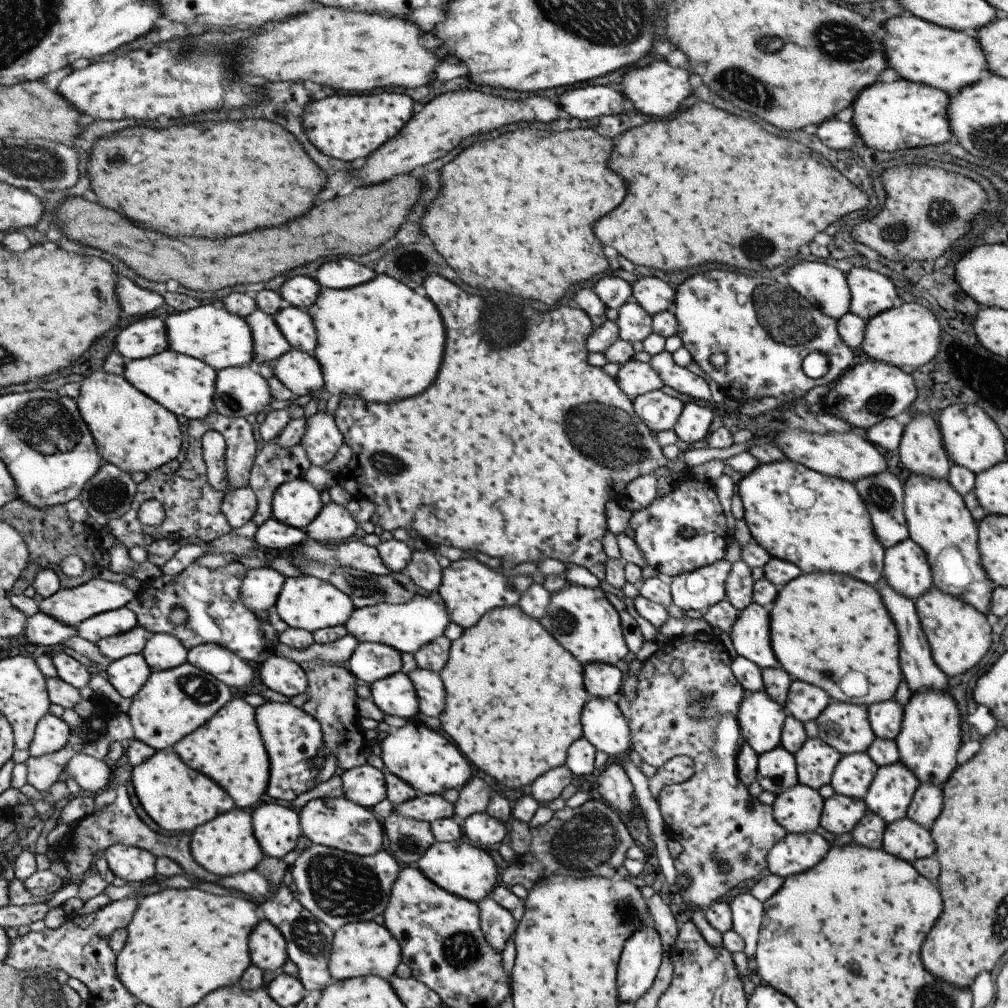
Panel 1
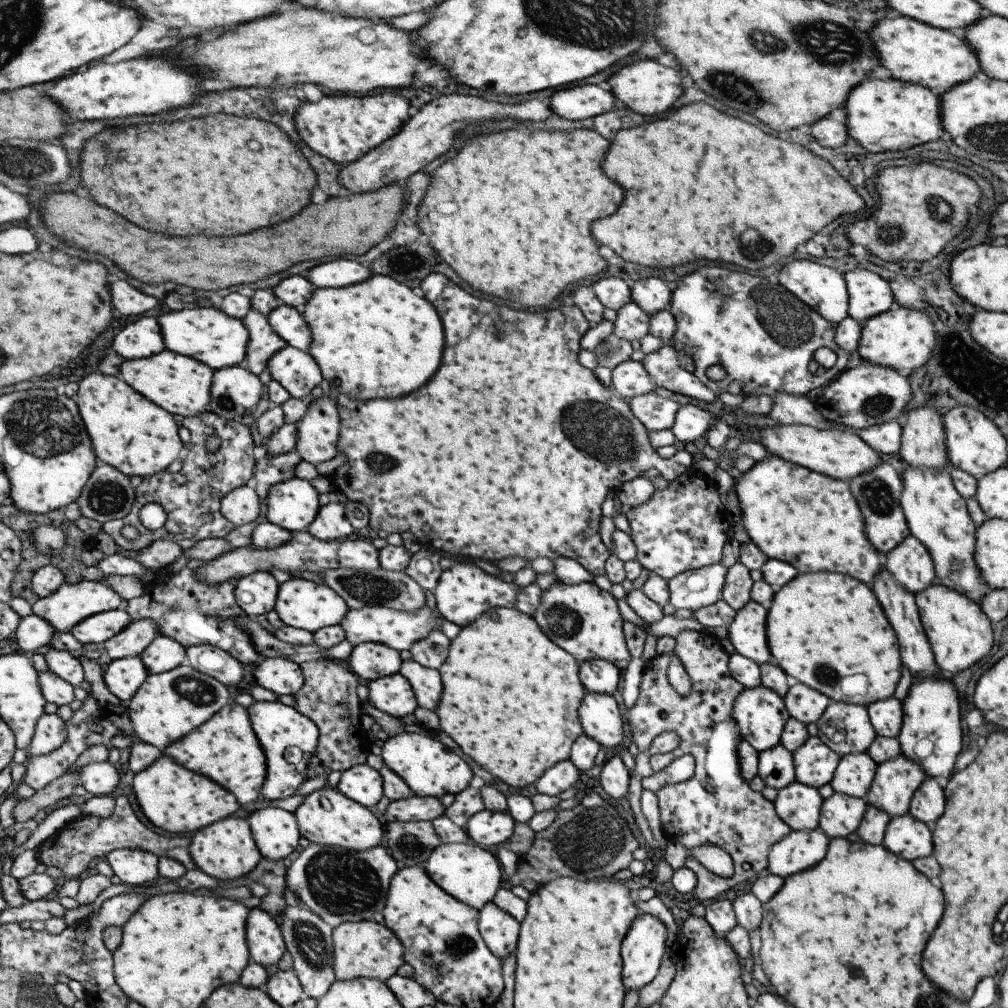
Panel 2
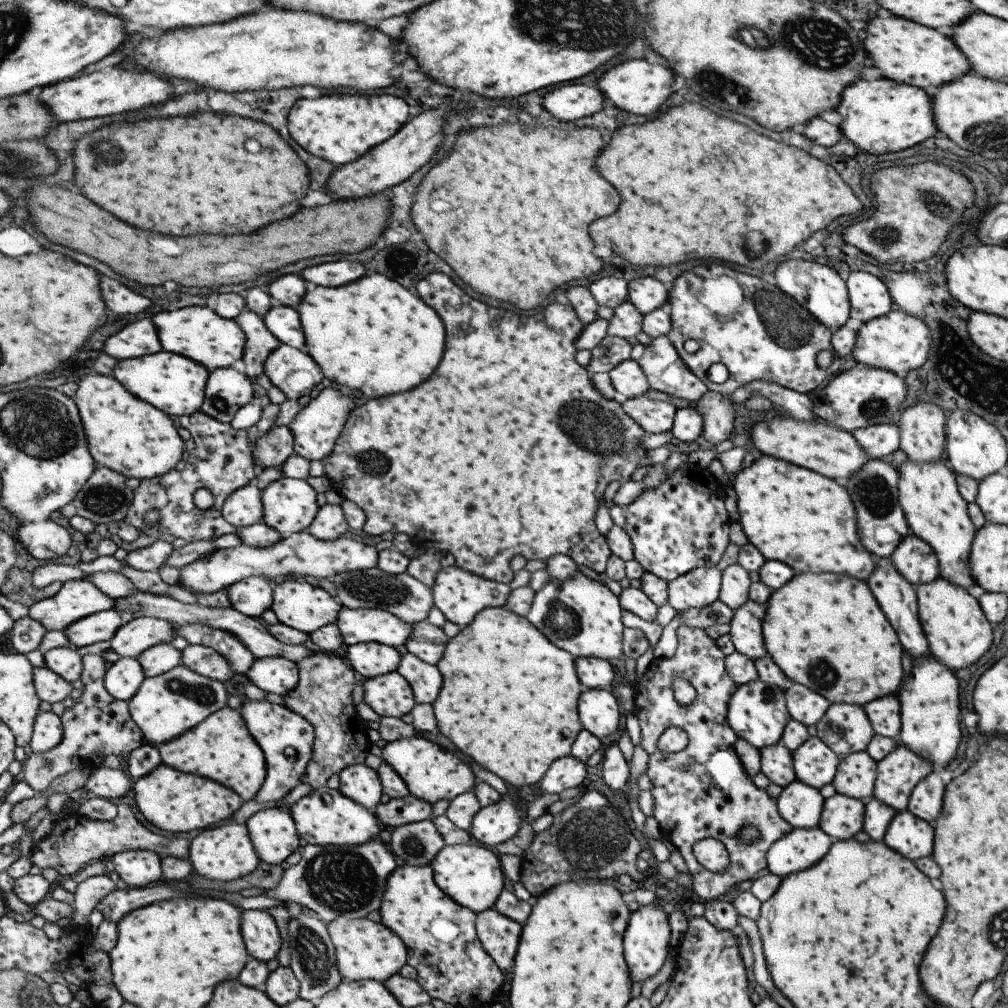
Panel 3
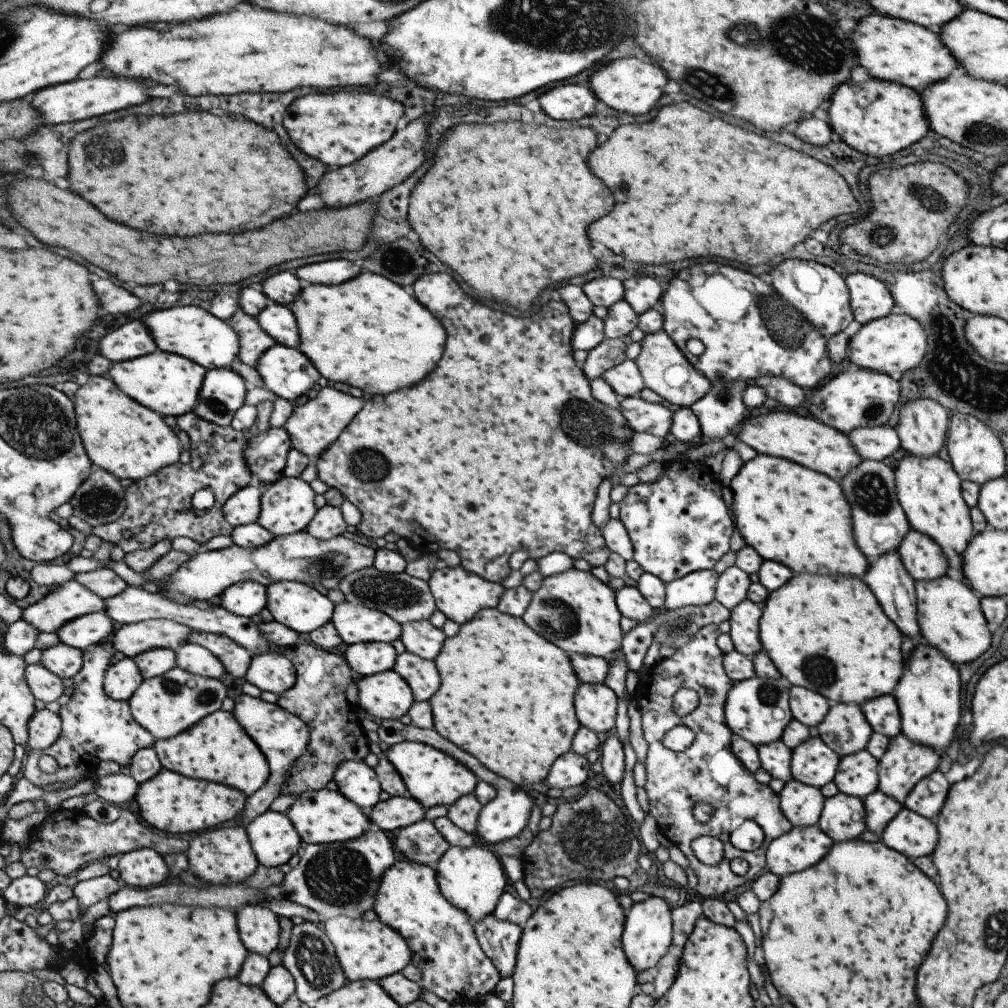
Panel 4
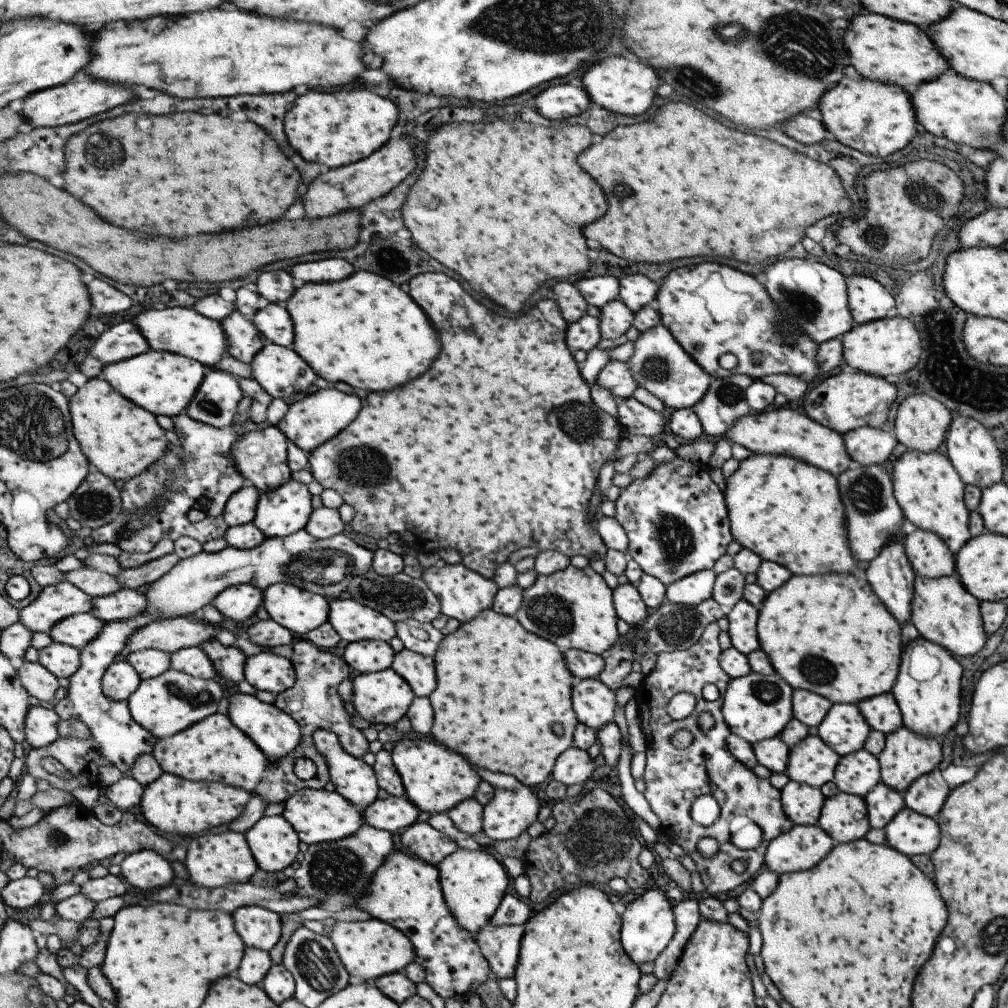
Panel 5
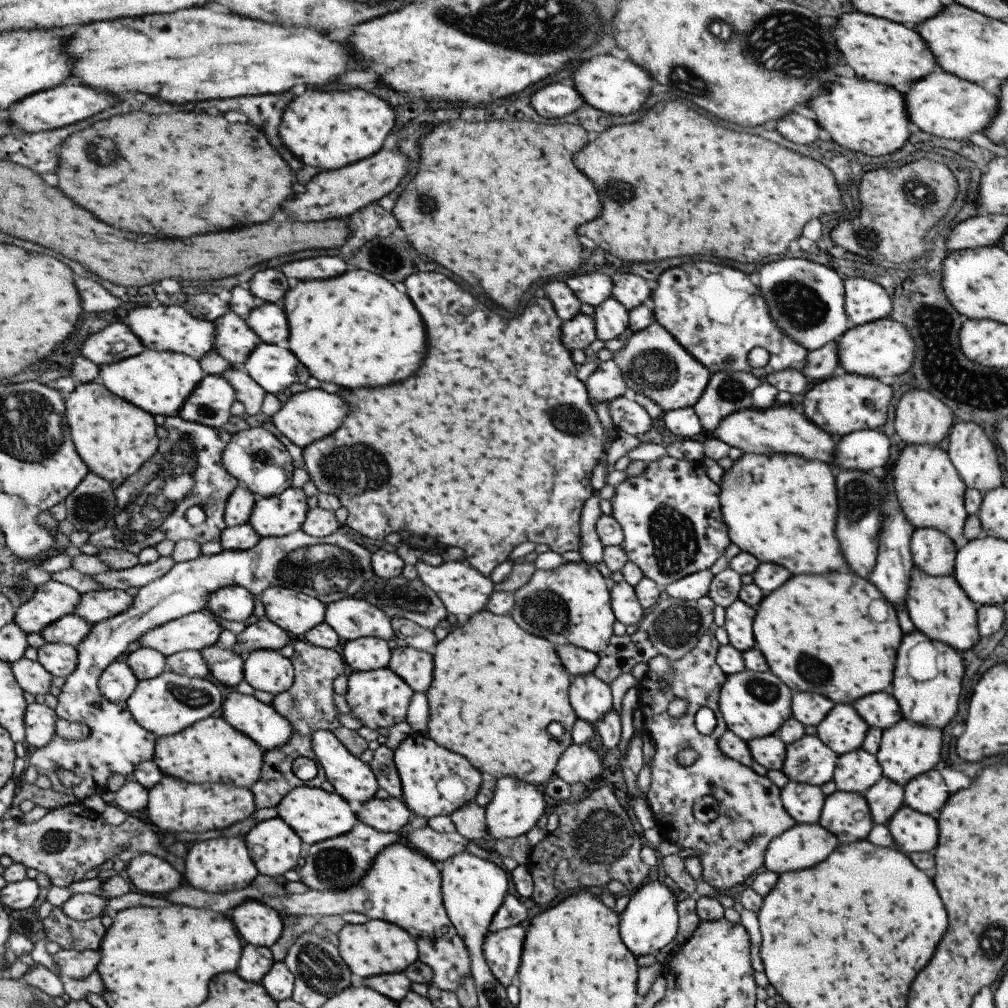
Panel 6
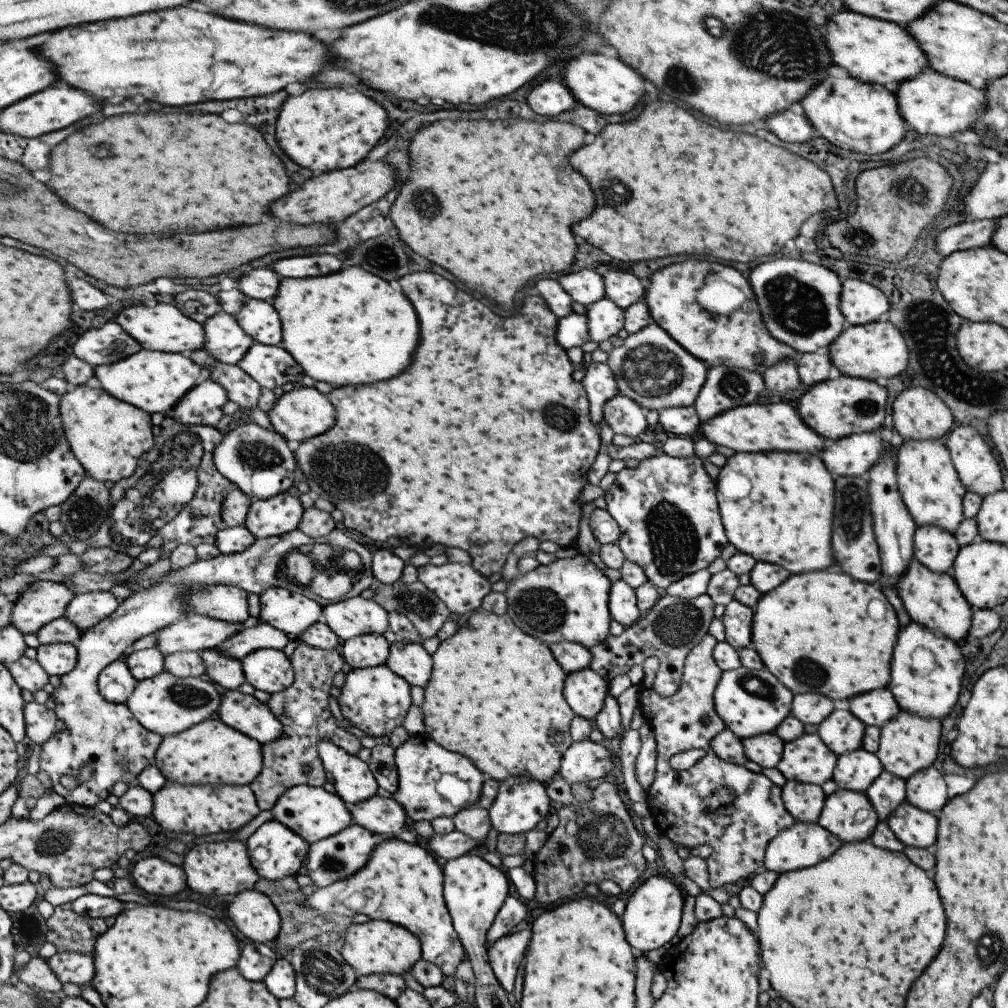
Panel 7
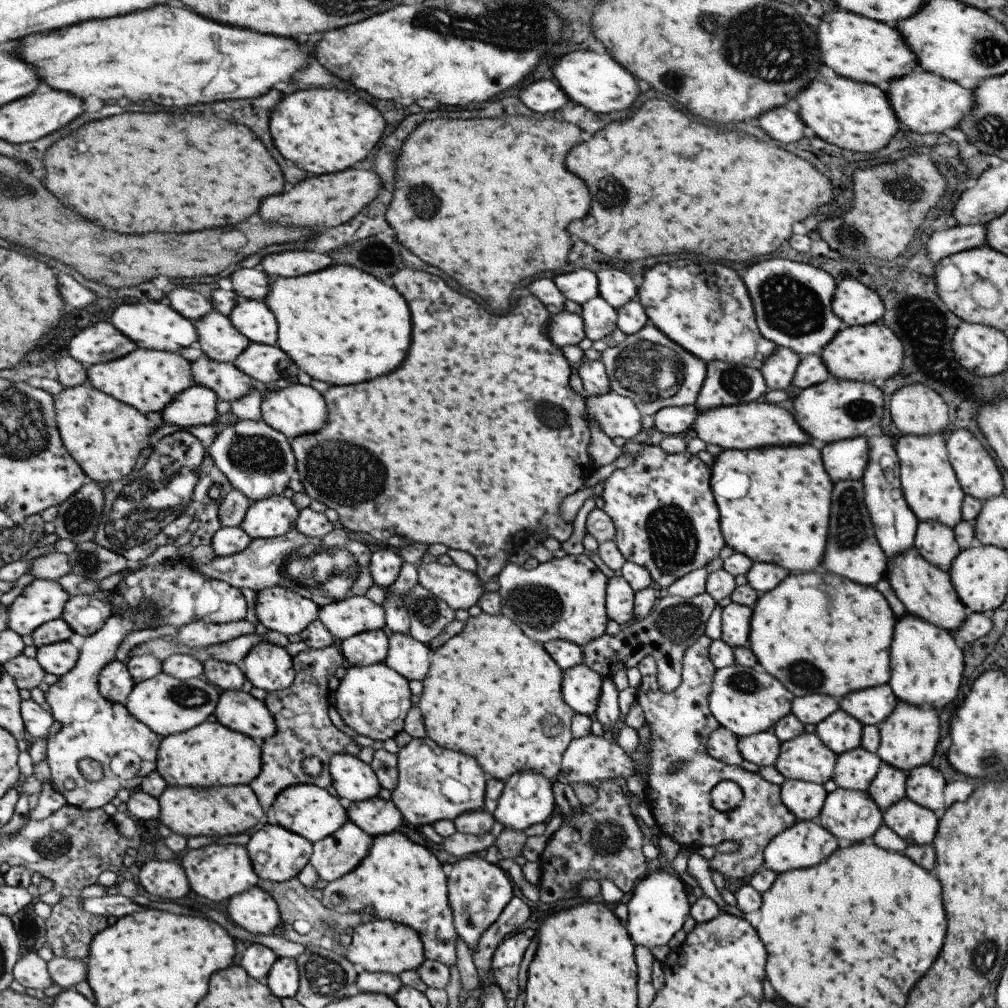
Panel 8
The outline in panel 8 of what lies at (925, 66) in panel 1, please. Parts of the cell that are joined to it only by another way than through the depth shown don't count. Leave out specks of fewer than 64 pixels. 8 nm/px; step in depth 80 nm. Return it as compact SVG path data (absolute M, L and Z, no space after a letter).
M839 8L821 16L817 24L817 48L822 64L829 66L835 74L872 84L884 93L890 80L906 75L917 65L915 55L895 28Z

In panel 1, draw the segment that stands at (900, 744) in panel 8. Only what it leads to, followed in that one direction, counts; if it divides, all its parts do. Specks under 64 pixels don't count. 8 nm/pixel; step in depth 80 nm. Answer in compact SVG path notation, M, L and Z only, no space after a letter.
M897 760L878 767L862 800L867 810L887 824L906 816L911 797L918 786L918 778Z

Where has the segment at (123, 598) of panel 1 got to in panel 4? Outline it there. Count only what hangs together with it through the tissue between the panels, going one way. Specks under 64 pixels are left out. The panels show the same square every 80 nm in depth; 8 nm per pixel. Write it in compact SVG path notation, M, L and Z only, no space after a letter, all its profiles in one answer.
M73 579L26 608L23 619L39 632L56 633L63 625L80 616L105 610L106 601Z

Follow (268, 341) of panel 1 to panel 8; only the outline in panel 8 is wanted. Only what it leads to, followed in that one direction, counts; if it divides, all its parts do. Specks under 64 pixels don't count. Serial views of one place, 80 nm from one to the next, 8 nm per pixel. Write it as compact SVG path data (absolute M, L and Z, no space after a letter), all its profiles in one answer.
M213 310L194 321L198 328L202 352L213 360L234 363L239 355L252 343L241 334L233 321L221 311Z

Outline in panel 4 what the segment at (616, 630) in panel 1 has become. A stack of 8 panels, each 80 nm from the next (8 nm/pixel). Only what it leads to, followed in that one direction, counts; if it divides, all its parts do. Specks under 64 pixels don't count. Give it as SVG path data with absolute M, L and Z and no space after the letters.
M571 567L565 572L543 577L539 588L530 592L528 607L520 617L533 632L568 654L579 653L607 660L620 648L623 633L619 624L622 616L614 600L614 590L607 584L590 571Z

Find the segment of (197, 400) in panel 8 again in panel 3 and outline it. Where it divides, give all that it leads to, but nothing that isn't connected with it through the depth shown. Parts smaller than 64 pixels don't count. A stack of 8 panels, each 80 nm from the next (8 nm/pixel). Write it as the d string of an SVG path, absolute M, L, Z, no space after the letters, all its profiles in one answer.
M231 367L212 371L201 411L222 423L231 423L241 407L257 402L253 380Z

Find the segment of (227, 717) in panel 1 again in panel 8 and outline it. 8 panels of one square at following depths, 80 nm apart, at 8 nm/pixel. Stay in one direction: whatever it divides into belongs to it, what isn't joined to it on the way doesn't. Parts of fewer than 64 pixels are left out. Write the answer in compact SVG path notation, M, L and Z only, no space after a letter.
M217 719L202 722L190 731L164 737L158 750L158 771L171 787L201 787L206 789L229 788L250 785L258 778L263 768L261 742L227 728Z

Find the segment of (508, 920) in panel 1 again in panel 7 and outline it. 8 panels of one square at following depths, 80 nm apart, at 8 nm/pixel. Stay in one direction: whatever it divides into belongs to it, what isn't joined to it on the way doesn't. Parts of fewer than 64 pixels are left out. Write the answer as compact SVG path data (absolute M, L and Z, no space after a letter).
M529 928L513 934L507 933L486 948L489 966L499 986L507 994L513 990L513 979L526 952L527 944L530 943L531 935Z

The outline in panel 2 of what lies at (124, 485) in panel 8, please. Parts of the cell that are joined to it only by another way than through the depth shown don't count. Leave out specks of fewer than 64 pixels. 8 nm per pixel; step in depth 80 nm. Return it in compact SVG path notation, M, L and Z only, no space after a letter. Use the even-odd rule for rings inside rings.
M205 411L196 417L183 417L182 426L186 427L191 432L191 442L189 444L189 452L187 458L183 462L182 469L175 474L163 471L157 475L145 477L141 484L136 488L136 501L131 509L131 512L124 519L117 519L116 521L106 522L101 526L104 533L110 534L119 549L141 551L150 544L153 544L158 538L167 539L179 542L183 539L192 539L196 542L205 539L225 539L226 536L235 529L234 524L223 516L222 500L233 490L241 488L247 484L253 483L254 476L257 469L258 456L260 451L255 446L255 440L251 436L251 428L249 425L243 424L240 420L225 420L213 411ZM217 437L220 442L214 445L209 443L209 439ZM211 450L216 451L211 452ZM151 503L159 503L164 506L167 511L168 519L163 528L158 531L152 531L147 528L140 517L141 509ZM127 524L134 526L139 532L139 536L132 541L127 540L121 530Z

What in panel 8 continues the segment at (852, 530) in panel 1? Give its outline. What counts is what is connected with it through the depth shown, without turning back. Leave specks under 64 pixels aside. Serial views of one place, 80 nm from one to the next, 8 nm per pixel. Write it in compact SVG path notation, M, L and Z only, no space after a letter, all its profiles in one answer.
M819 445L763 447L749 450L727 449L713 456L710 487L718 510L724 544L743 554L752 563L773 563L789 573L804 573L819 568L827 540L832 482L825 472Z

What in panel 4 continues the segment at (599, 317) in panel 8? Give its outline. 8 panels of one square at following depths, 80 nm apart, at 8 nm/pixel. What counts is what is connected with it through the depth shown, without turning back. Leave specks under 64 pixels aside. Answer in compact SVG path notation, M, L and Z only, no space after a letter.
M622 298L606 308L607 314L604 317L604 338L621 339L635 328L638 315Z

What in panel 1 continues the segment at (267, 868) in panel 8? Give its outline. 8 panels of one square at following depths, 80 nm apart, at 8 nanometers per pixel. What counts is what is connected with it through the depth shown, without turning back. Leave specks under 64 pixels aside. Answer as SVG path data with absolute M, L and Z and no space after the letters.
M281 802L263 804L253 811L255 836L263 852L278 859L294 852L297 840L304 834L299 811Z

